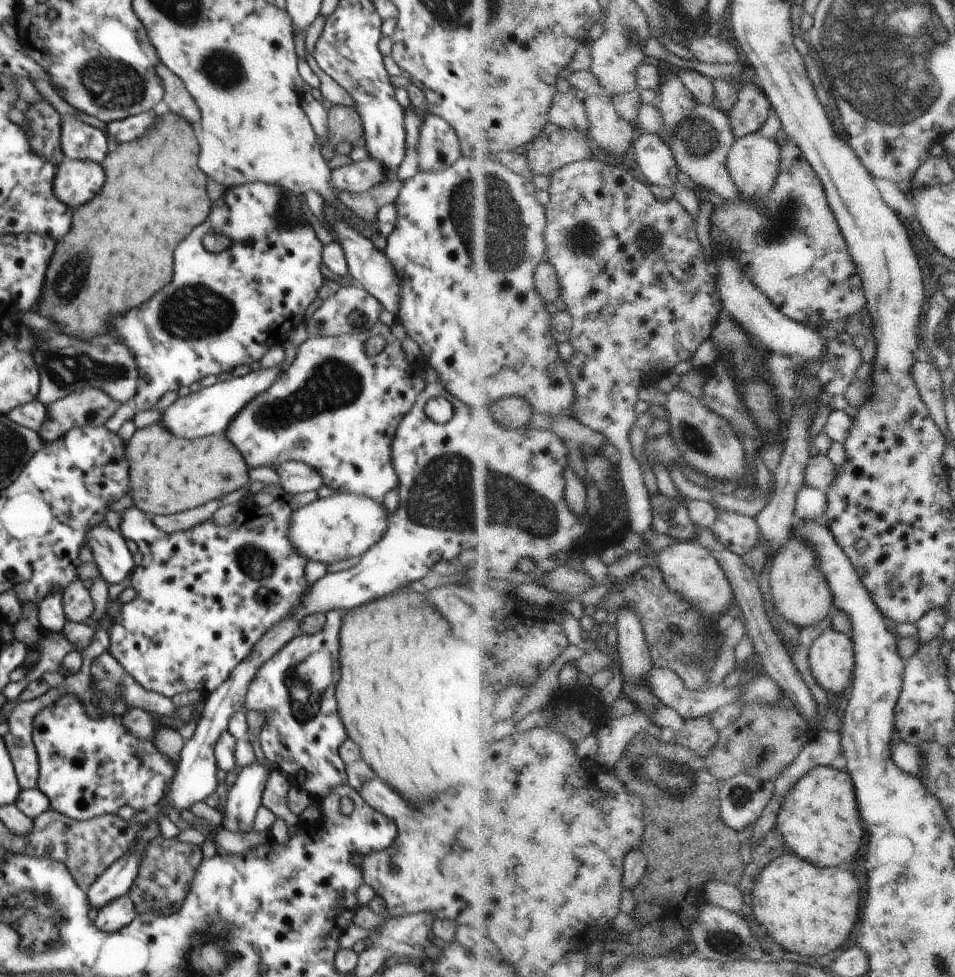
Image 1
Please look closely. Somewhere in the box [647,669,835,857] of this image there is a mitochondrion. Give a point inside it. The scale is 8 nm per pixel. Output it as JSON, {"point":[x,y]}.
{"point":[740,794]}

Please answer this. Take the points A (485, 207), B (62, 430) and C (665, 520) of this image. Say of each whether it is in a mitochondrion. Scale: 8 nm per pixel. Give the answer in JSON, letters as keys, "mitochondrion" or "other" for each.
{"A":"mitochondrion","B":"other","C":"other"}

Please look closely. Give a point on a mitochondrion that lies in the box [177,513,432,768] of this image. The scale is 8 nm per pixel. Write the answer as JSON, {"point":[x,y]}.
{"point":[299,679]}

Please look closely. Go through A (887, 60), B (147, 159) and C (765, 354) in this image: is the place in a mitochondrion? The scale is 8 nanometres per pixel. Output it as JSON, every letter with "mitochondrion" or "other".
{"A":"mitochondrion","B":"other","C":"other"}

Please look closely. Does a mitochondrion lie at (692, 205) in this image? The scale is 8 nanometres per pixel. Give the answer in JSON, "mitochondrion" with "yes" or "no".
{"mitochondrion":"no"}

